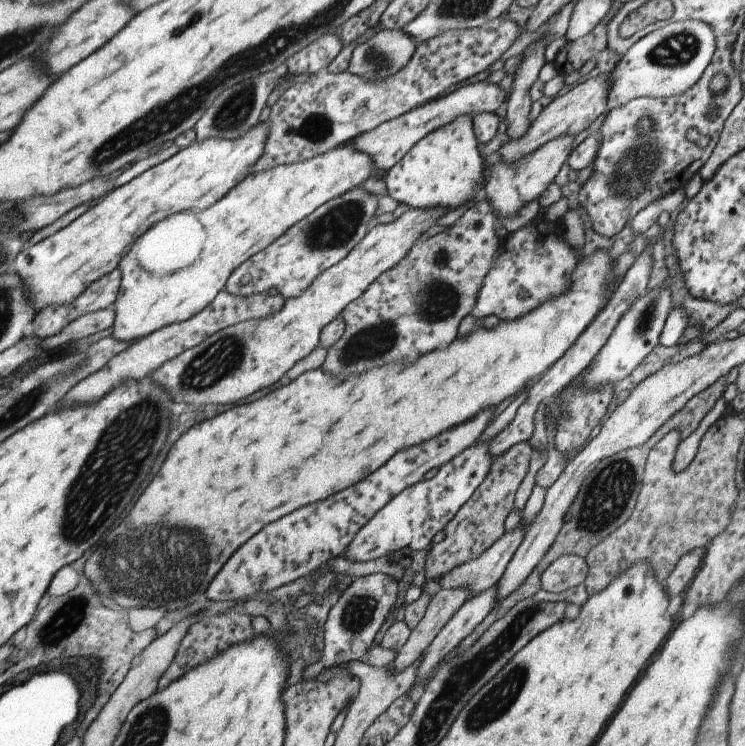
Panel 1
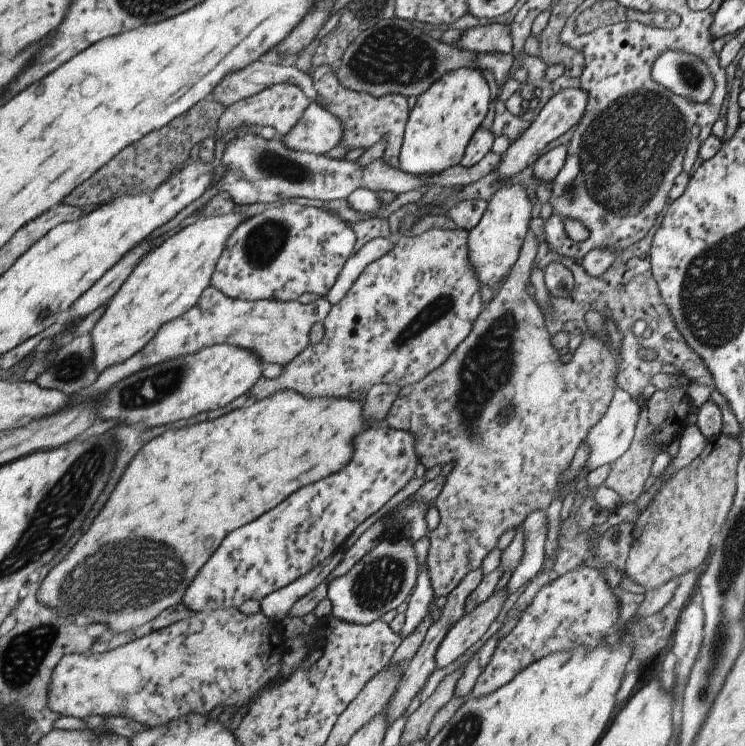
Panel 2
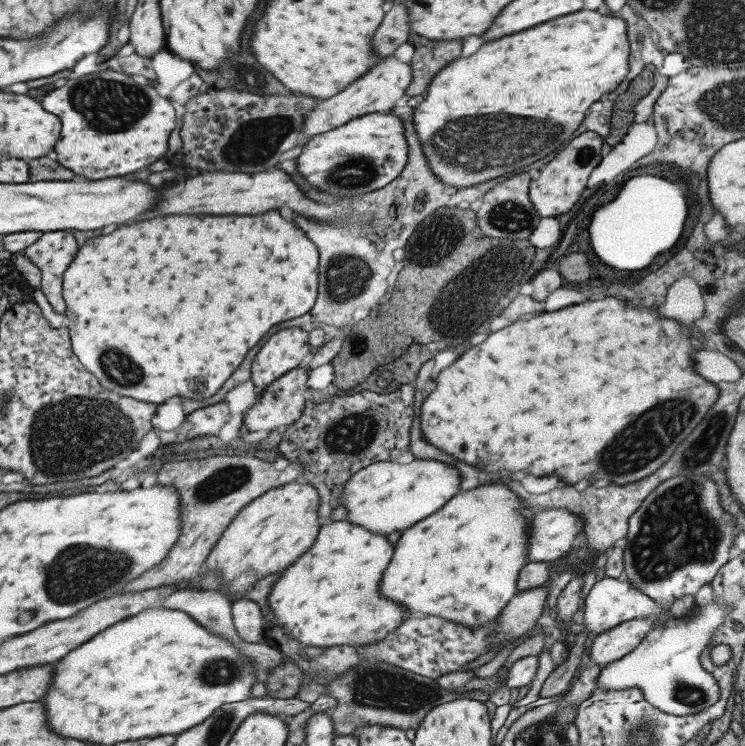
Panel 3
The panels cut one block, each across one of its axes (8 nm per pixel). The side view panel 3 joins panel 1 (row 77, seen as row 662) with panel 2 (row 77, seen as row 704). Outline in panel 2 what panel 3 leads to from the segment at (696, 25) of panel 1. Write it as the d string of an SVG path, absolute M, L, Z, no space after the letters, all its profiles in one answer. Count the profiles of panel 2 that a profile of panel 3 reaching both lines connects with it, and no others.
M665 50L653 58L649 76L655 84L685 98L687 106L705 104L713 92L713 76L709 74L707 64L697 56L679 50Z

